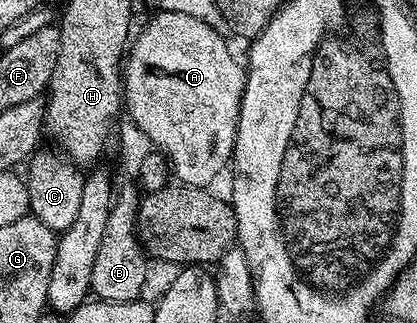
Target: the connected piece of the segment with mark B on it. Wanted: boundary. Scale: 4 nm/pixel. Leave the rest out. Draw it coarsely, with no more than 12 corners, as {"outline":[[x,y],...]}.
{"outline":[[119,186],[90,278],[103,302],[142,296],[140,191]]}

